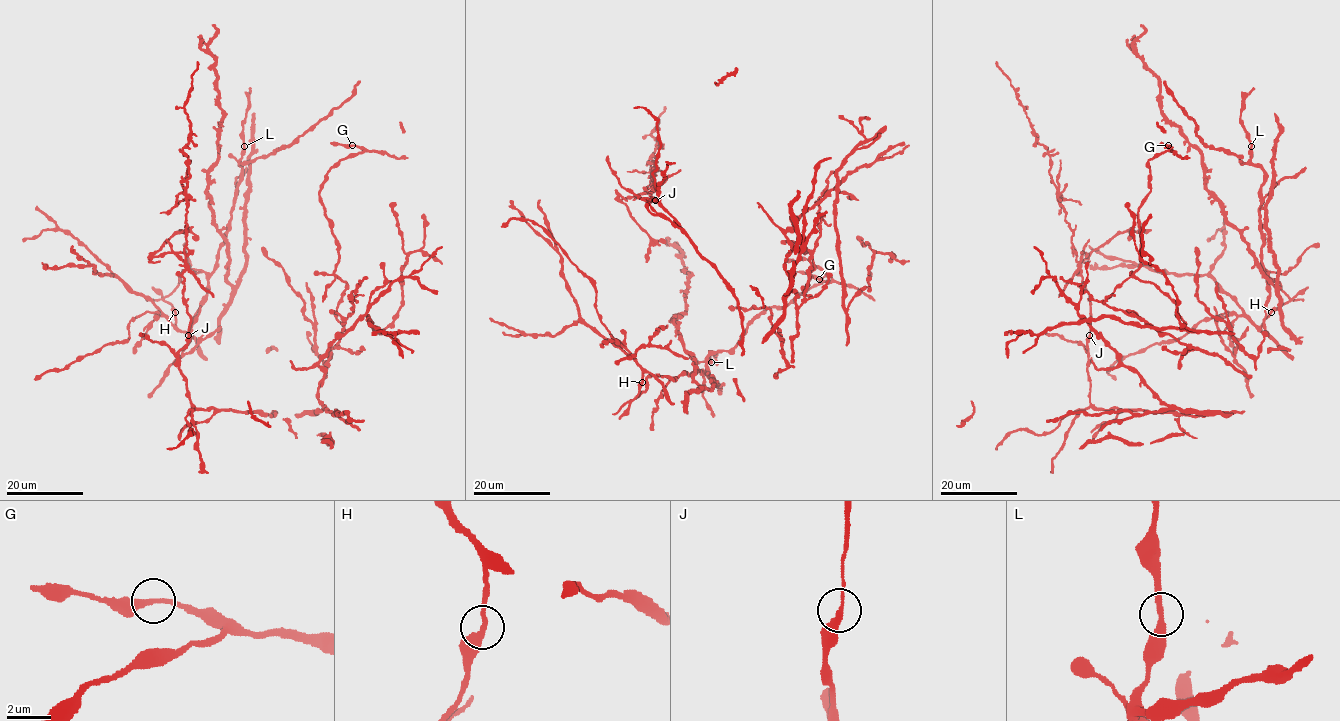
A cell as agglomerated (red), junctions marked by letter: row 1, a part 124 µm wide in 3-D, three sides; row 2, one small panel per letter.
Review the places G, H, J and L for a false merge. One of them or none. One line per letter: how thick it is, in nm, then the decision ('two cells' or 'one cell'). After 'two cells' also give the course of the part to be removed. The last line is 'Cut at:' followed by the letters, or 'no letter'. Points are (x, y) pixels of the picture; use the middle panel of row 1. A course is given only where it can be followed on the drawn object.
G: 300 nm thick; one cell
H: 300 nm thick; one cell
J: 320 nm thick; two cells; foreign part runs (655, 200), (650, 200), (649, 192), (656, 161), (649, 158), (657, 142), (651, 133), (664, 107)
L: 300 nm thick; one cell
Cut at: J

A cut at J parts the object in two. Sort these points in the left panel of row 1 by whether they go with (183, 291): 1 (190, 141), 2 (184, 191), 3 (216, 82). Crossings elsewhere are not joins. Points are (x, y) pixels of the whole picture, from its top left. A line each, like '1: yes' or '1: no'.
1: yes
2: yes
3: no

